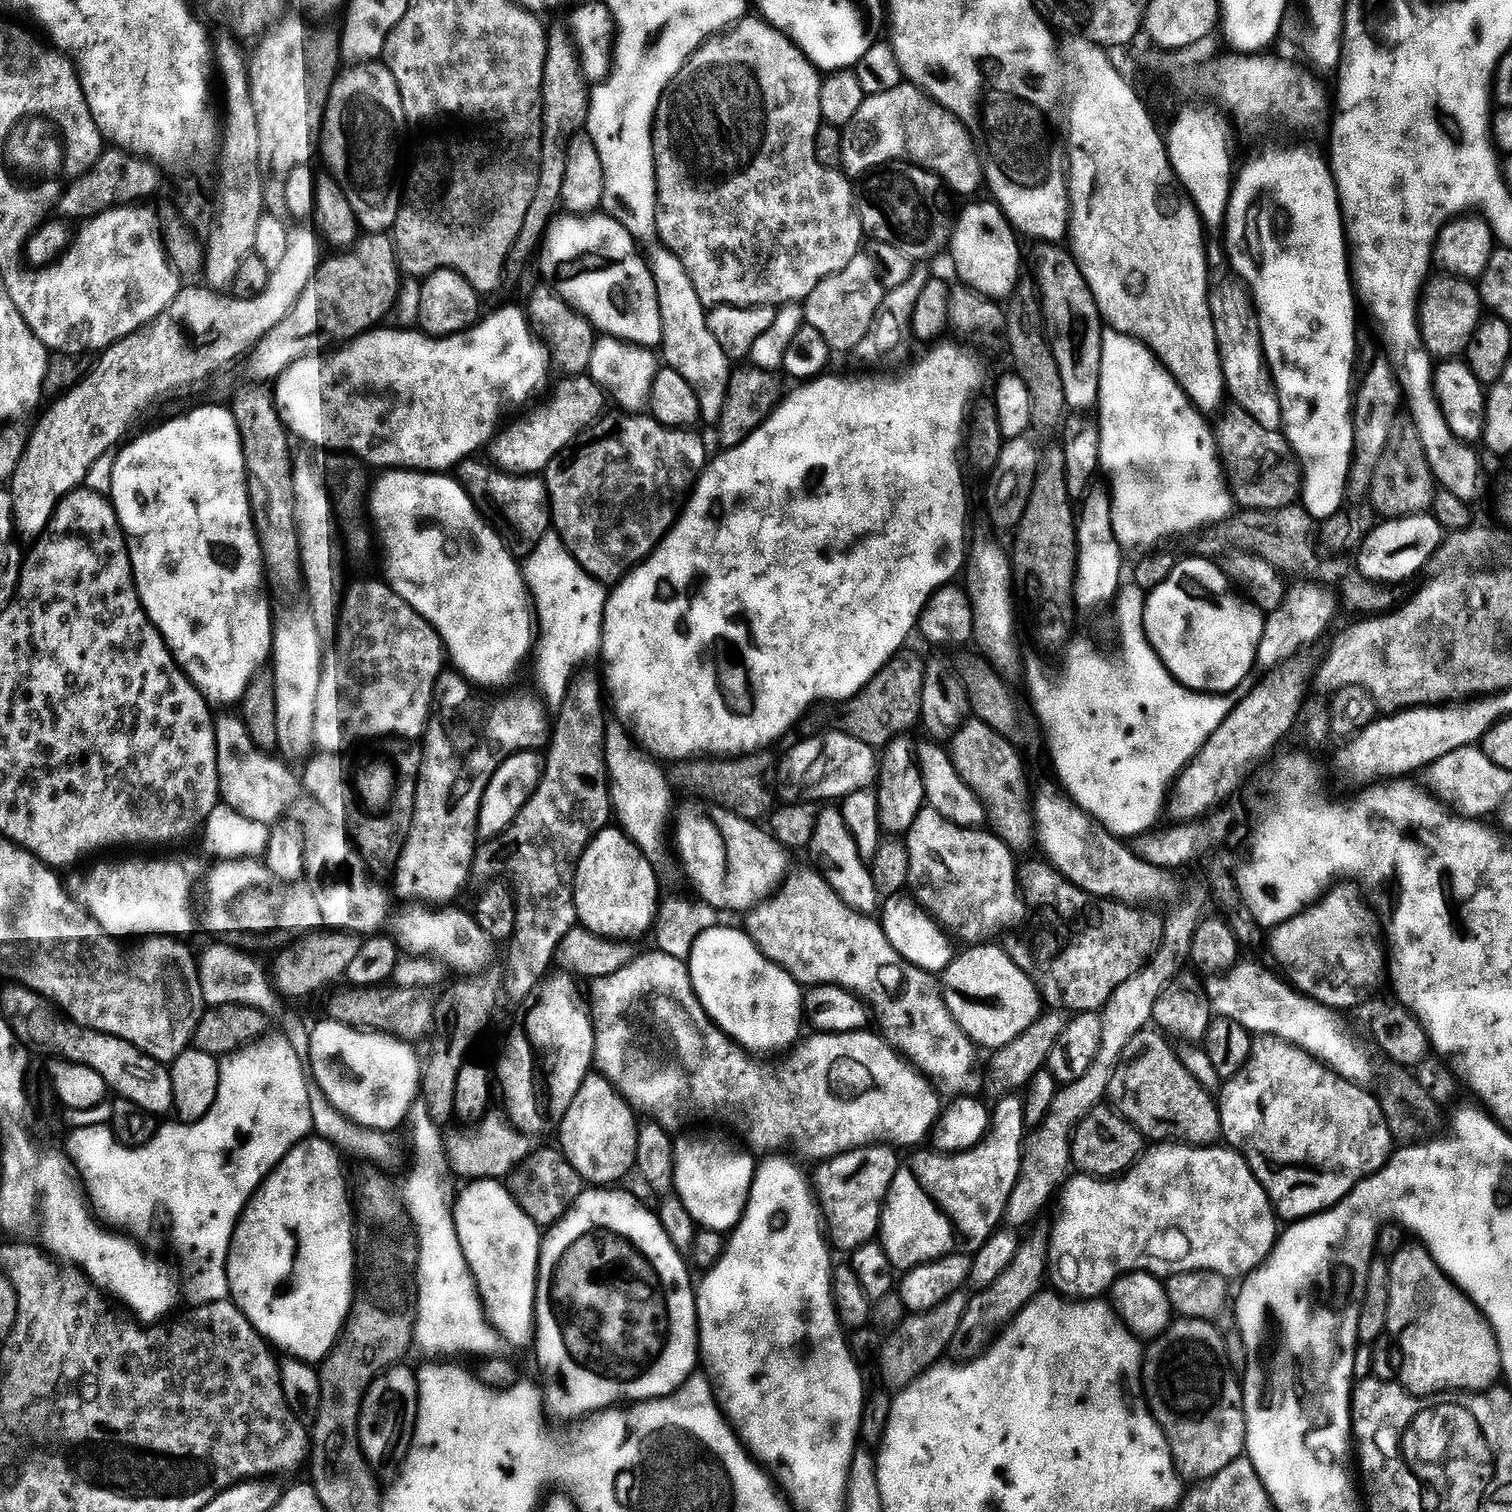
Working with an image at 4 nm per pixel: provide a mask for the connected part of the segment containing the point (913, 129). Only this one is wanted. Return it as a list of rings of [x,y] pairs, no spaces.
[[[901,82],[884,92],[865,95],[862,106],[858,106],[858,114],[843,125],[842,132],[840,160],[849,177],[867,177],[873,170],[907,157],[911,163],[940,177],[955,195],[957,192],[968,196],[972,188],[979,184],[981,187],[982,161],[967,126],[914,84]]]

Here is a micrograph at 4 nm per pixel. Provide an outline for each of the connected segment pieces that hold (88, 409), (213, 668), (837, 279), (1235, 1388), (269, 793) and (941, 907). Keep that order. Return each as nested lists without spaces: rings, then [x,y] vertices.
[[[304,224],[294,227],[266,289],[255,298],[232,298],[232,295],[222,295],[208,286],[181,287],[174,303],[158,319],[152,321],[149,327],[140,329],[104,350],[100,356],[102,360],[95,363],[86,379],[53,403],[55,405],[35,428],[26,452],[23,456],[21,453],[14,468],[17,486],[32,496],[32,506],[42,519],[51,519],[61,498],[76,491],[87,481],[94,462],[119,447],[129,437],[128,432],[132,426],[144,414],[172,394],[196,386],[238,358],[243,359],[266,333],[287,318],[297,302],[309,291],[324,256],[320,252],[321,239],[313,229],[311,231]]]
[[[231,407],[196,408],[185,416],[176,416],[165,422],[161,428],[140,436],[137,440],[129,439],[115,453],[116,461],[113,470],[113,490],[110,495],[112,505],[120,519],[120,529],[128,541],[128,553],[132,559],[132,575],[136,577],[136,589],[140,601],[152,623],[164,635],[164,641],[172,649],[176,663],[184,669],[188,679],[204,693],[213,705],[232,704],[248,691],[248,683],[255,680],[256,673],[269,663],[274,651],[273,601],[266,587],[266,571],[264,550],[261,544],[261,533],[256,533],[256,520],[252,517],[254,500],[249,493],[249,477],[247,463],[244,461],[243,439],[235,422]]]
[[[861,254],[851,260],[838,274],[826,278],[803,301],[807,327],[818,330],[826,338],[833,353],[856,350],[870,333],[883,306],[886,289],[880,280],[877,261]]]
[[[1187,1318],[1177,1319],[1169,1324],[1168,1331],[1155,1337],[1142,1356],[1142,1395],[1148,1405],[1148,1410],[1153,1418],[1158,1422],[1160,1429],[1164,1431],[1164,1436],[1168,1439],[1168,1445],[1172,1451],[1172,1461],[1176,1464],[1176,1471],[1181,1477],[1189,1476],[1192,1482],[1203,1482],[1211,1480],[1214,1474],[1226,1470],[1230,1462],[1241,1459],[1245,1455],[1245,1436],[1247,1434],[1247,1422],[1244,1416],[1244,1389],[1241,1377],[1236,1377],[1234,1369],[1228,1365],[1228,1344],[1224,1341],[1224,1336],[1215,1328],[1212,1320],[1190,1320]]]
[[[224,716],[221,720],[219,717],[215,721],[216,761],[223,803],[239,815],[272,826],[279,821],[281,808],[298,789],[297,773],[292,773],[295,771],[284,760],[257,746],[243,719],[233,716]]]
[[[924,807],[915,813],[915,820],[910,826],[908,834],[906,833],[906,851],[909,858],[909,878],[907,885],[909,886],[913,897],[918,905],[922,908],[928,904],[924,911],[932,908],[944,922],[952,924],[952,926],[962,926],[960,922],[964,920],[964,924],[970,920],[970,902],[972,902],[972,894],[976,894],[976,906],[982,908],[982,902],[998,896],[998,894],[1006,894],[1010,890],[1004,890],[1006,884],[1006,872],[1010,870],[1010,862],[1012,860],[1004,860],[1004,850],[1008,847],[999,836],[991,831],[984,832],[985,829],[960,828],[933,808]]]

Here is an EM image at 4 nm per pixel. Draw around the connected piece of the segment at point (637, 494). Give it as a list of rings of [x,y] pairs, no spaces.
[[[628,414],[625,416],[628,417],[621,422],[620,429],[617,430],[616,436],[610,437],[609,440],[592,438],[592,490],[582,498],[582,502],[576,504],[578,508],[576,508],[576,516],[574,516],[576,520],[584,520],[584,522],[590,522],[590,524],[592,524],[592,536],[590,536],[590,538],[592,538],[592,568],[589,570],[589,574],[605,586],[615,586],[619,584],[636,565],[643,564],[644,561],[651,556],[653,550],[660,545],[661,540],[671,532],[673,524],[676,523],[676,517],[679,516],[682,511],[682,501],[694,484],[692,464],[688,461],[692,456],[692,444],[688,441],[689,433],[687,431],[678,428],[667,428],[666,425],[659,424],[650,414]]]

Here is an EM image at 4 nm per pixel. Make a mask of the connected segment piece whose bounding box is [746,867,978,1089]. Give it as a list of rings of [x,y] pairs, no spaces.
[[[808,868],[794,873],[784,885],[779,885],[781,888],[777,896],[769,895],[761,899],[747,913],[748,937],[767,960],[773,960],[777,966],[785,968],[801,986],[833,986],[840,981],[860,988],[864,996],[872,996],[872,1004],[876,1004],[875,1015],[880,1019],[879,1031],[917,1072],[927,1076],[929,1081],[935,1082],[941,1089],[962,1083],[972,1070],[978,1048],[948,1013],[937,977],[906,961],[890,944],[879,919],[855,912],[829,886],[819,871]]]

